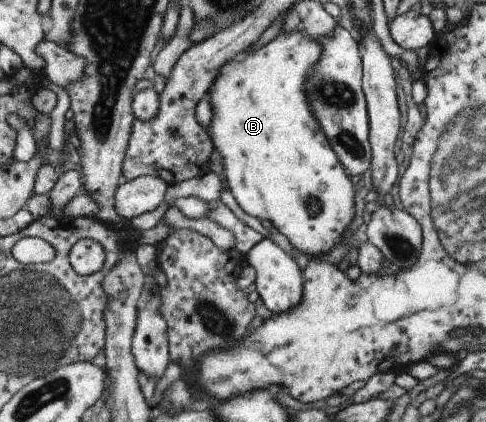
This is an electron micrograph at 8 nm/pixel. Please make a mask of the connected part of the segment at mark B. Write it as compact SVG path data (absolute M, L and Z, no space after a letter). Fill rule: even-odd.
M291 32L290 34L279 34L275 36L267 45L255 48L243 59L242 61L228 61L224 63L214 79L212 86L208 89L210 104L212 107L212 118L207 129L207 133L210 135L213 150L215 150L222 159L222 171L227 180L227 190L230 191L232 197L234 197L237 205L245 213L257 217L257 219L268 219L272 226L297 249L307 253L311 259L313 257L323 258L333 246L337 246L342 241L342 237L345 237L345 233L348 233L347 225L351 223L353 219L353 193L355 192L355 185L349 179L344 167L339 163L335 152L331 149L330 143L323 135L317 121L311 117L312 113L309 111L306 103L306 97L303 91L303 82L306 75L310 70L310 67L318 62L320 56L320 44L313 38L309 38L299 32Z

